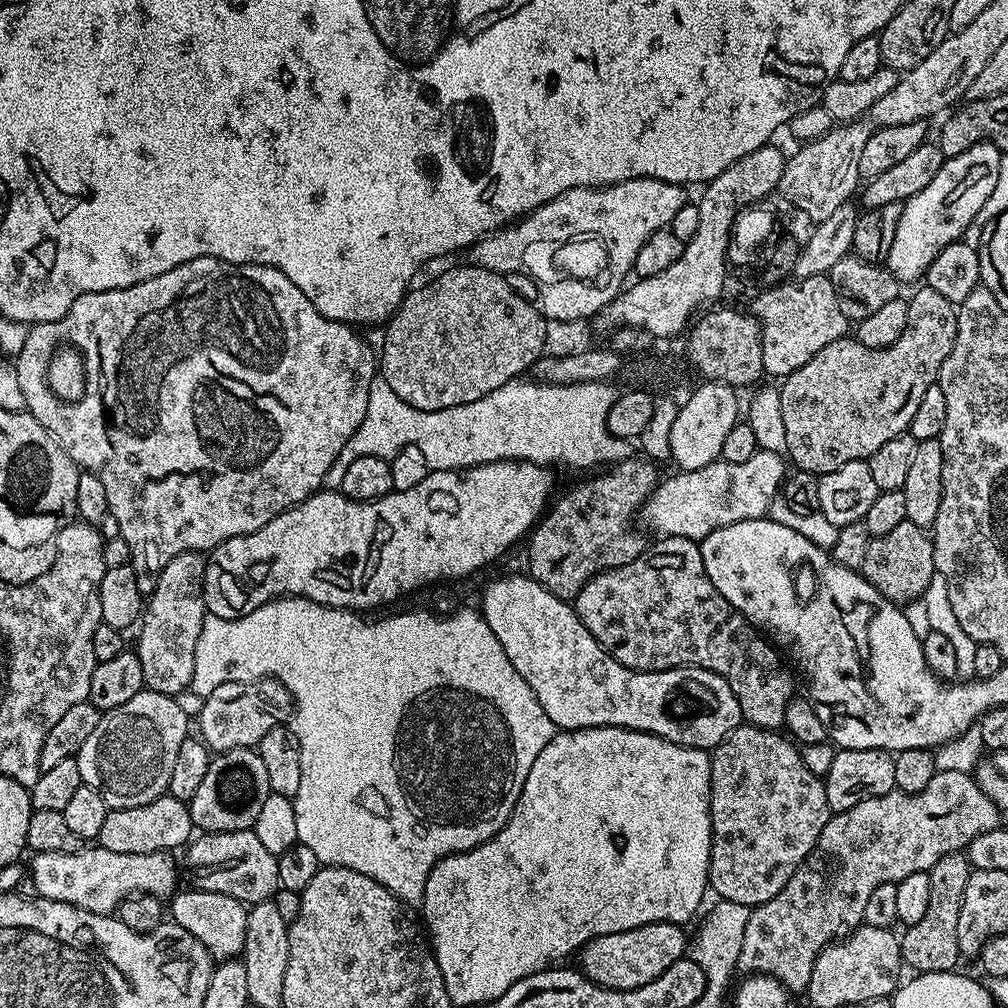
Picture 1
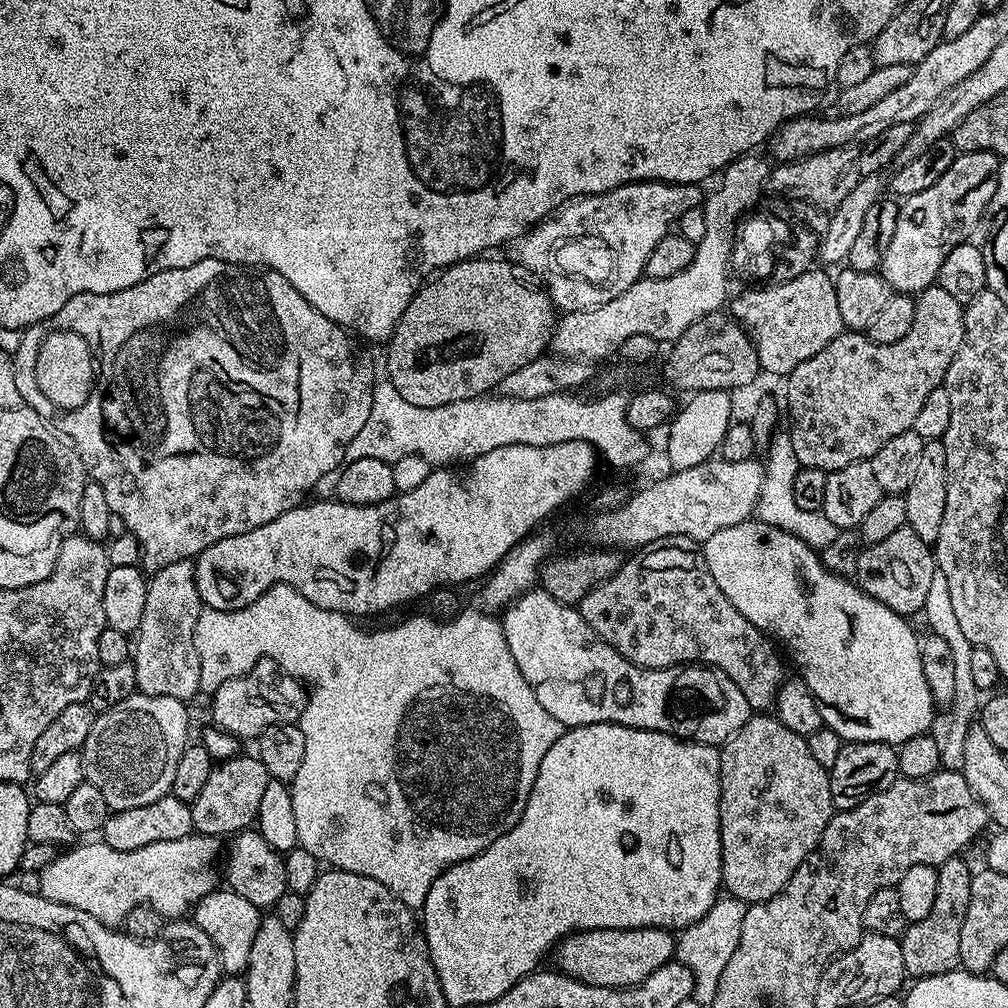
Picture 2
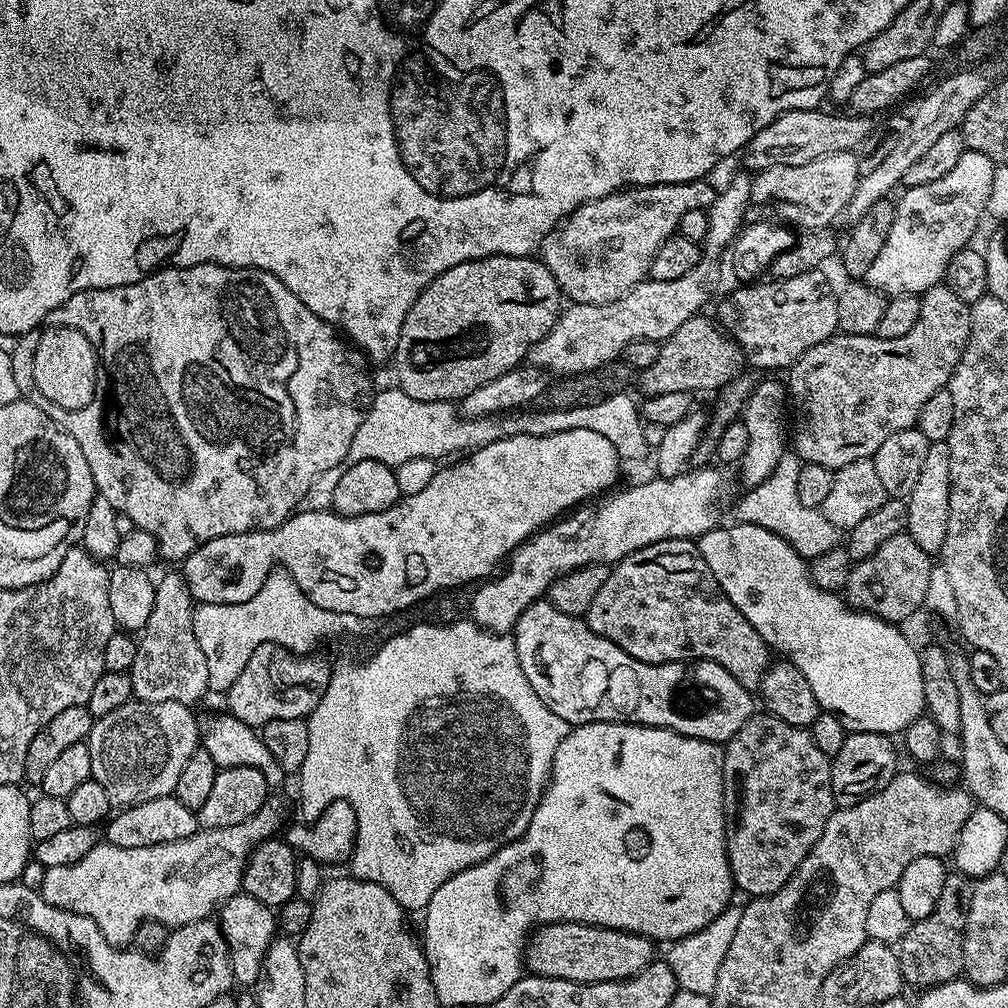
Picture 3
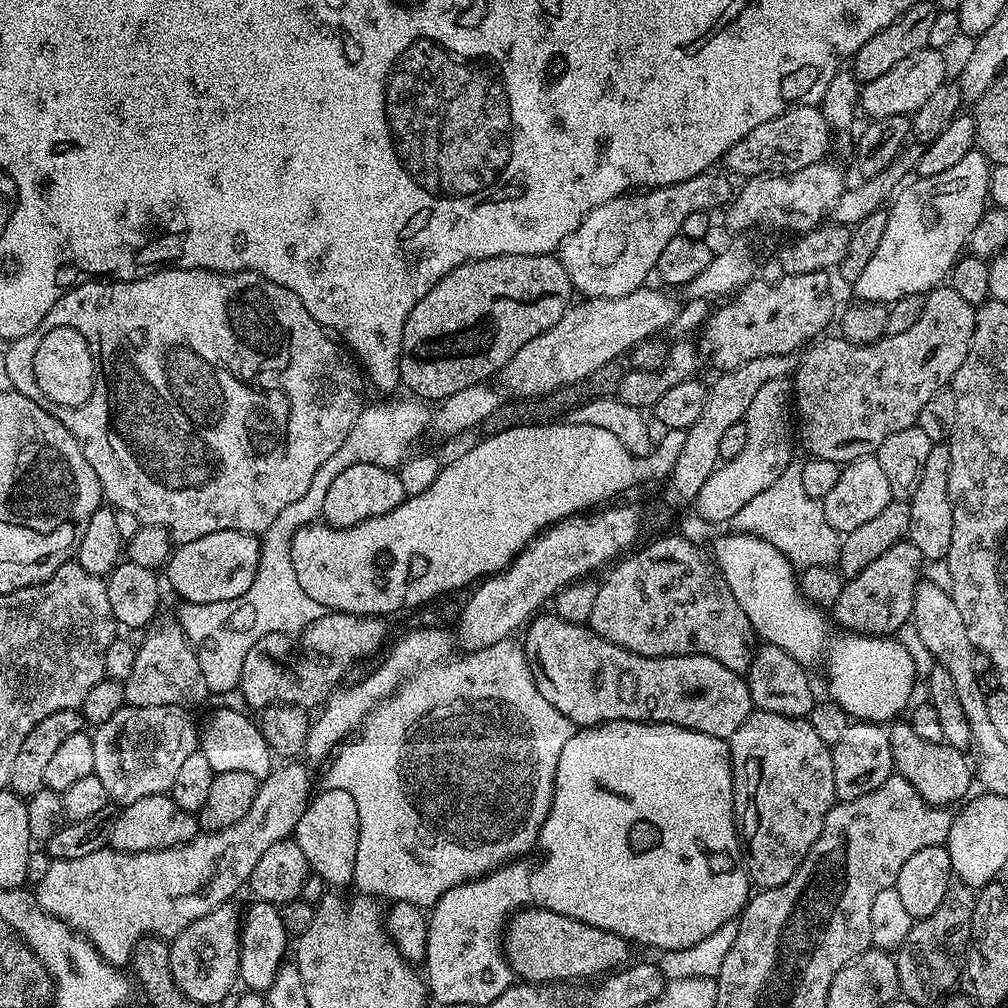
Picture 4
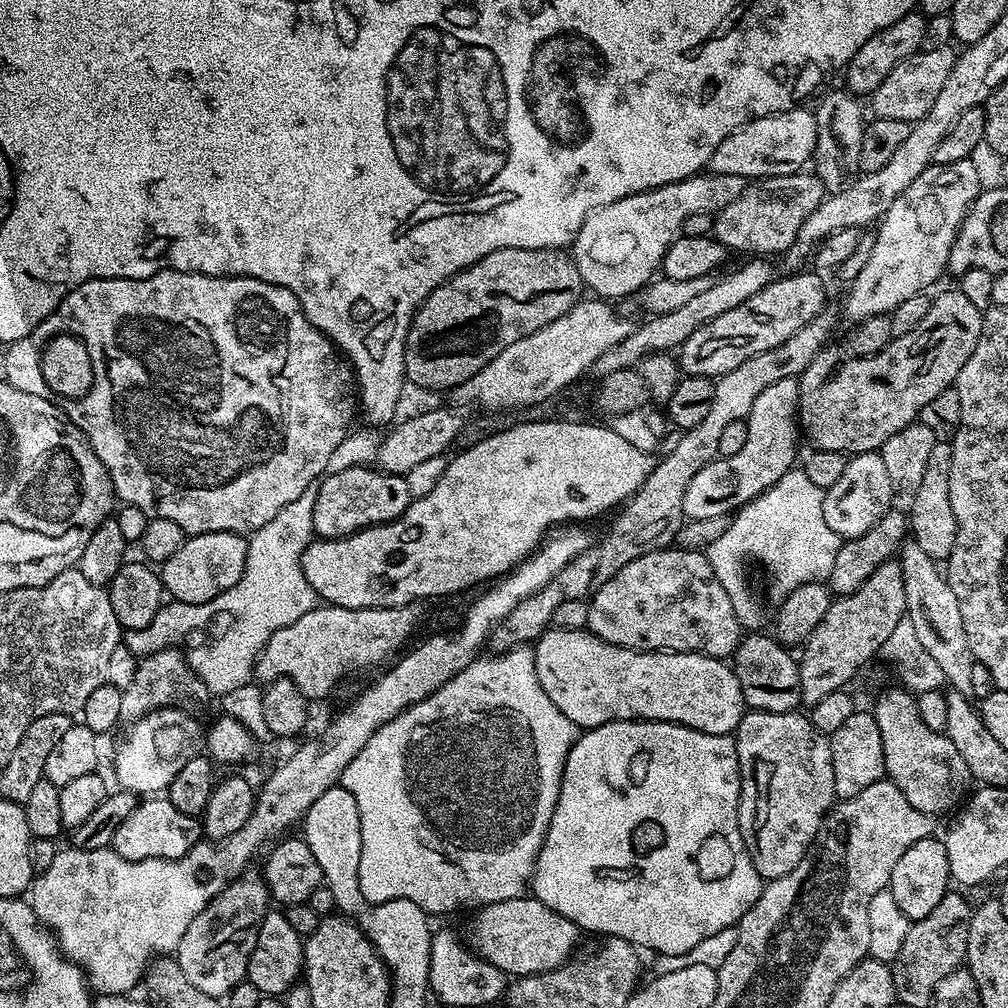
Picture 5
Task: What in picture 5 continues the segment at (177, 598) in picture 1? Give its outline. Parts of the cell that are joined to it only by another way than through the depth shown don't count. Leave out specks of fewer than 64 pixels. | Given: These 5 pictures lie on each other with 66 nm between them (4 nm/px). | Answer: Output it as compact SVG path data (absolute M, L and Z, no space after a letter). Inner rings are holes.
M176 646L160 648L140 660L134 682L130 682L130 686L122 690L120 719L124 722L135 722L141 720L146 713L159 708L183 708L185 712L192 714L197 711L195 708L206 707L208 699L210 693L206 682L202 682L202 678L198 678L195 670L189 666L185 653Z

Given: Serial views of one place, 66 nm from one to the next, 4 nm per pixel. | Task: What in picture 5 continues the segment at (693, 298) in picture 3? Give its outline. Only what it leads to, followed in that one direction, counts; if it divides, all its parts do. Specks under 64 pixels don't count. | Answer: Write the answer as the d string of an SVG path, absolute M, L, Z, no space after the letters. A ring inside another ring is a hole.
M582 298L570 310L566 310L566 314L562 314L562 318L554 318L554 322L550 322L550 326L542 326L542 330L534 330L534 334L530 334L526 338L518 338L518 342L513 342L511 346L506 346L506 350L502 350L502 354L498 354L498 358L494 358L490 362L486 362L486 366L482 366L482 370L478 370L478 374L474 374L470 378L466 378L466 382L462 382L461 384L459 384L459 386L457 386L457 388L451 389L450 396L453 396L453 398L456 399L457 402L460 404L477 404L478 406L477 409L493 412L494 410L502 410L503 408L517 408L518 406L530 406L534 402L542 402L542 398L550 398L554 394L558 394L559 392L561 392L563 388L567 388L569 384L577 383L577 381L579 381L581 377L583 377L580 375L582 375L583 372L587 373L589 369L591 369L592 364L598 360L598 357L601 354L606 354L606 350L610 350L610 346L618 346L618 342L622 342L622 338L626 338L627 336L629 336L630 333L632 333L632 329L634 327L633 321L630 322L627 320L626 317L619 316L619 314L616 313L615 310L612 309L610 305L608 305L611 303L605 302L603 299L600 298L591 298L591 299L592 300L588 300L588 298Z

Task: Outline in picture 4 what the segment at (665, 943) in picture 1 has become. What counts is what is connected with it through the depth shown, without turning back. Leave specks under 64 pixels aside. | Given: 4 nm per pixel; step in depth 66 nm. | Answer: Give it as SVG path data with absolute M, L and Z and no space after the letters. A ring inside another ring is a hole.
M531 906L521 907L519 912L512 913L502 933L502 947L513 973L529 984L584 982L580 980L587 976L600 978L612 974L630 960L629 941L618 934L578 922L566 914L554 914L554 910Z

